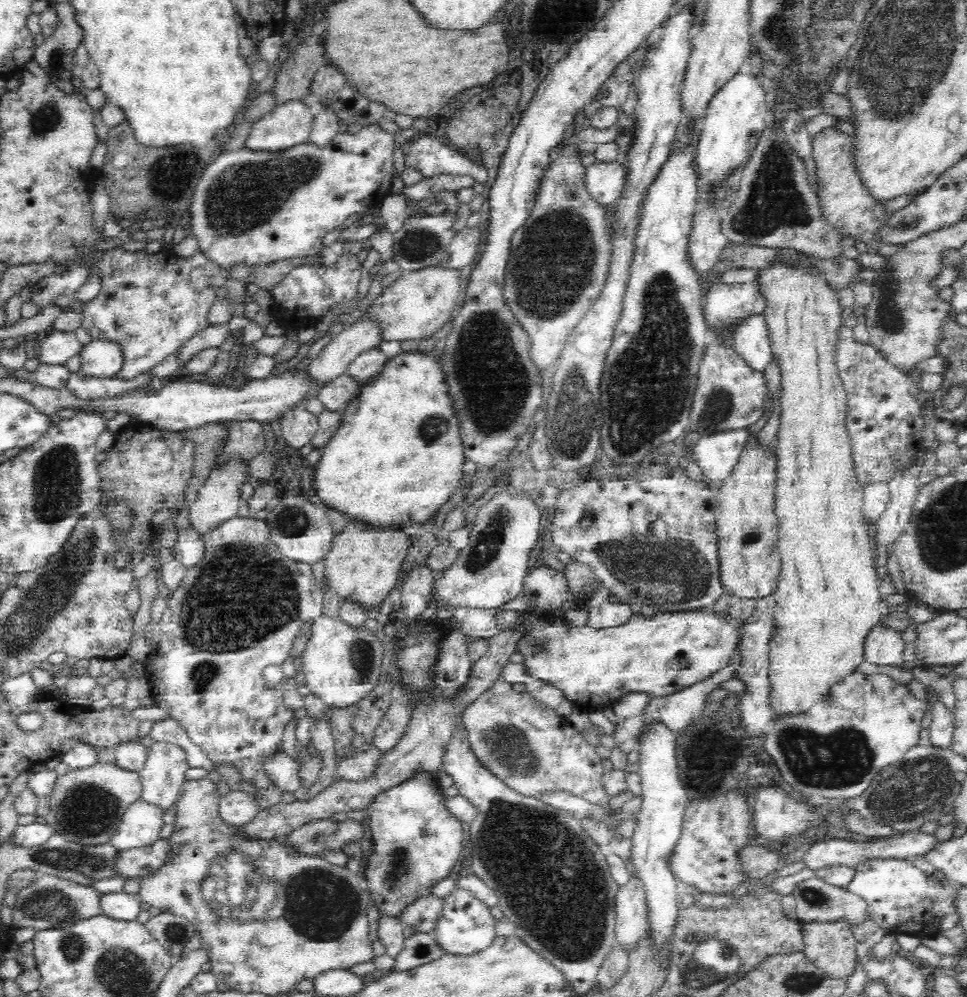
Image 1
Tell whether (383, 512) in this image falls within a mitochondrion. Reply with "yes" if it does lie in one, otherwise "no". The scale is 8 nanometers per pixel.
no

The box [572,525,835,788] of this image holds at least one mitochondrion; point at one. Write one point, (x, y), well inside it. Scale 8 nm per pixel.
(669, 573)

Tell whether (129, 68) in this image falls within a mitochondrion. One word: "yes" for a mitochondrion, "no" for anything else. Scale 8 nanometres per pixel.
no

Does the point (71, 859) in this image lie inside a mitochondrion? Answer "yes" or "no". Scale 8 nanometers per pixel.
yes

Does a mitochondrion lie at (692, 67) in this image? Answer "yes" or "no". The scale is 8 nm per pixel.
no

